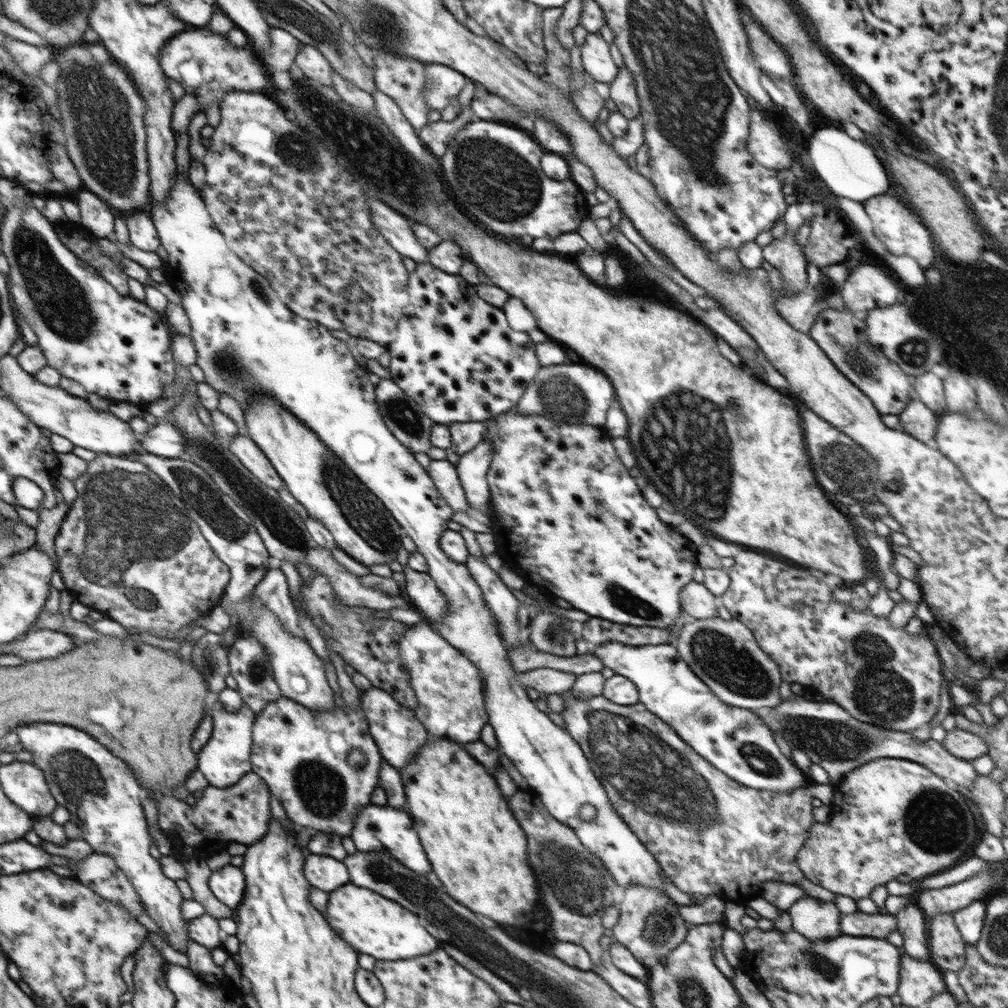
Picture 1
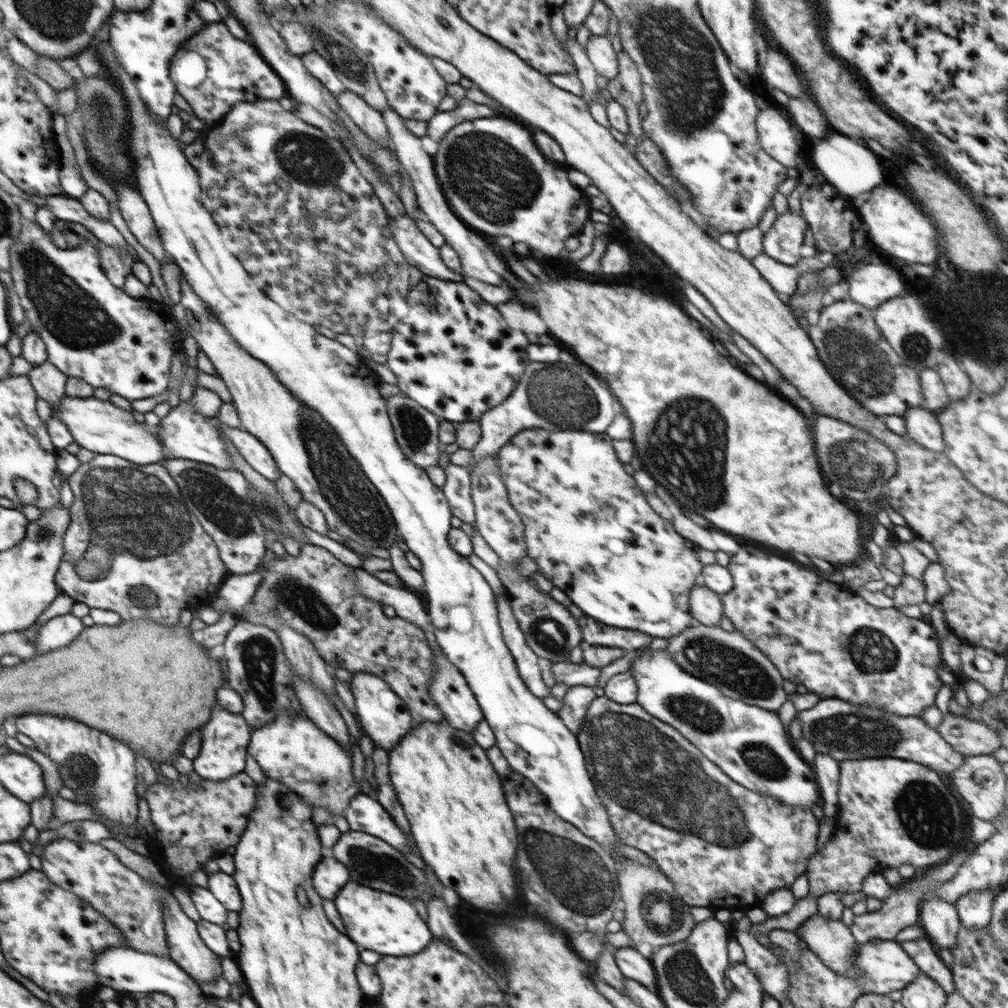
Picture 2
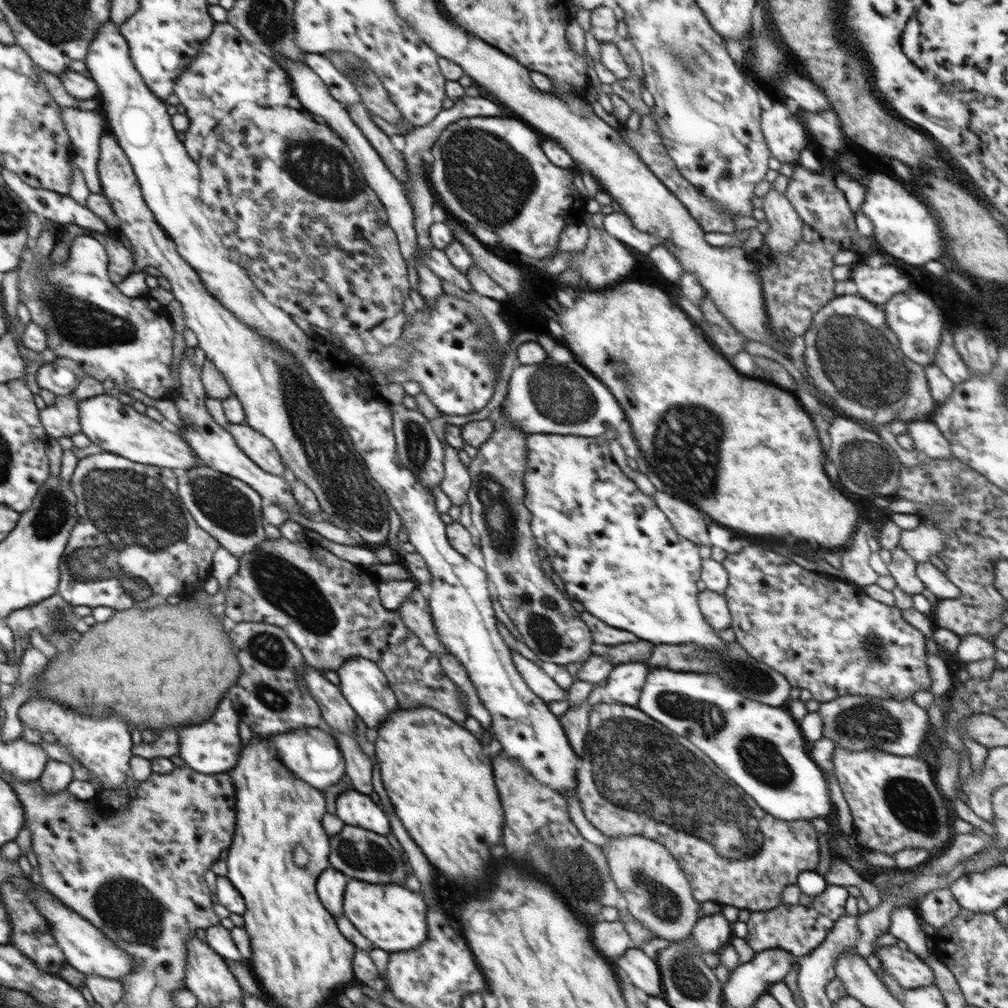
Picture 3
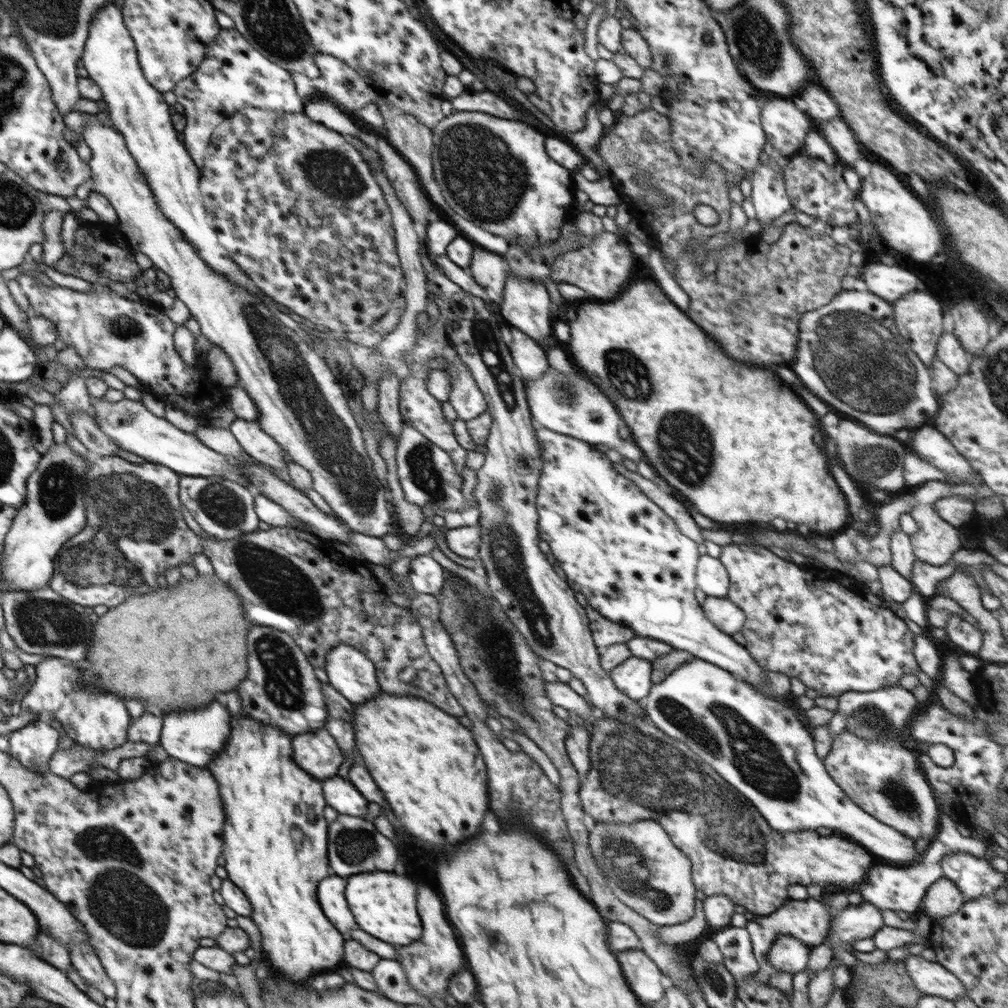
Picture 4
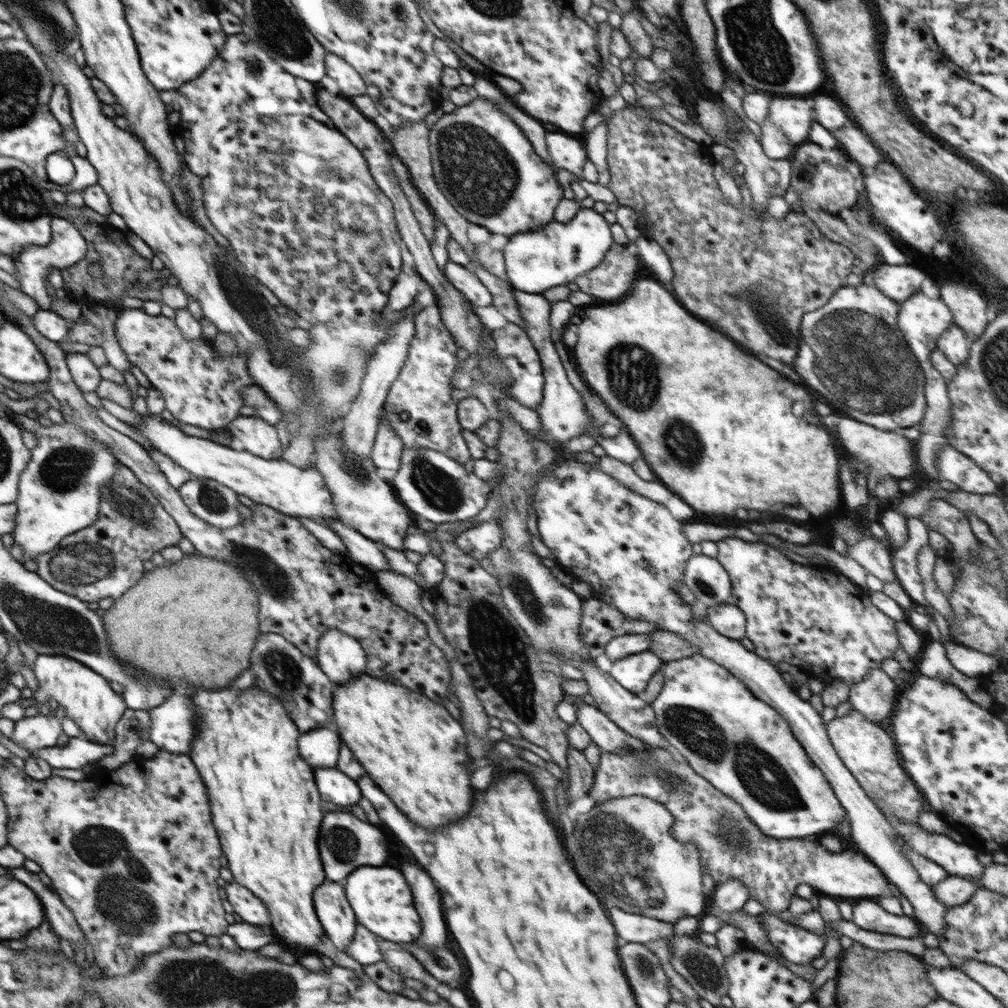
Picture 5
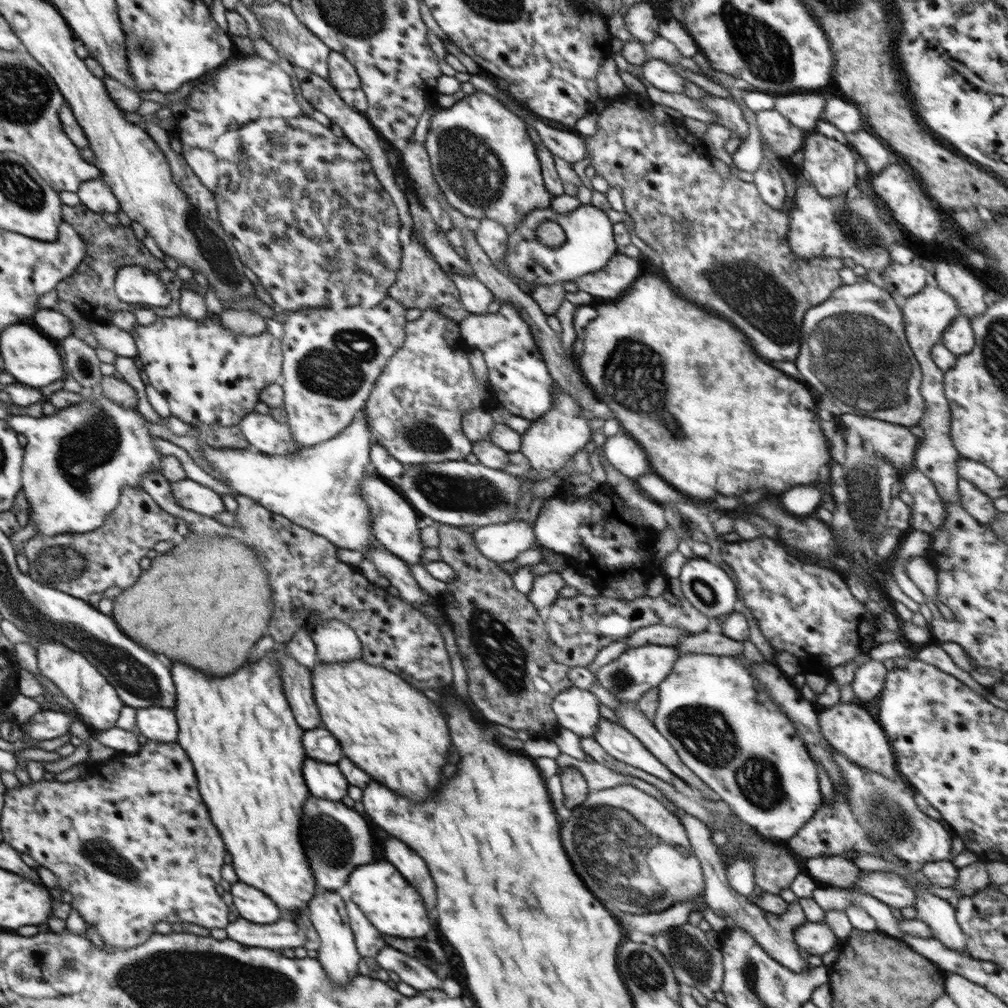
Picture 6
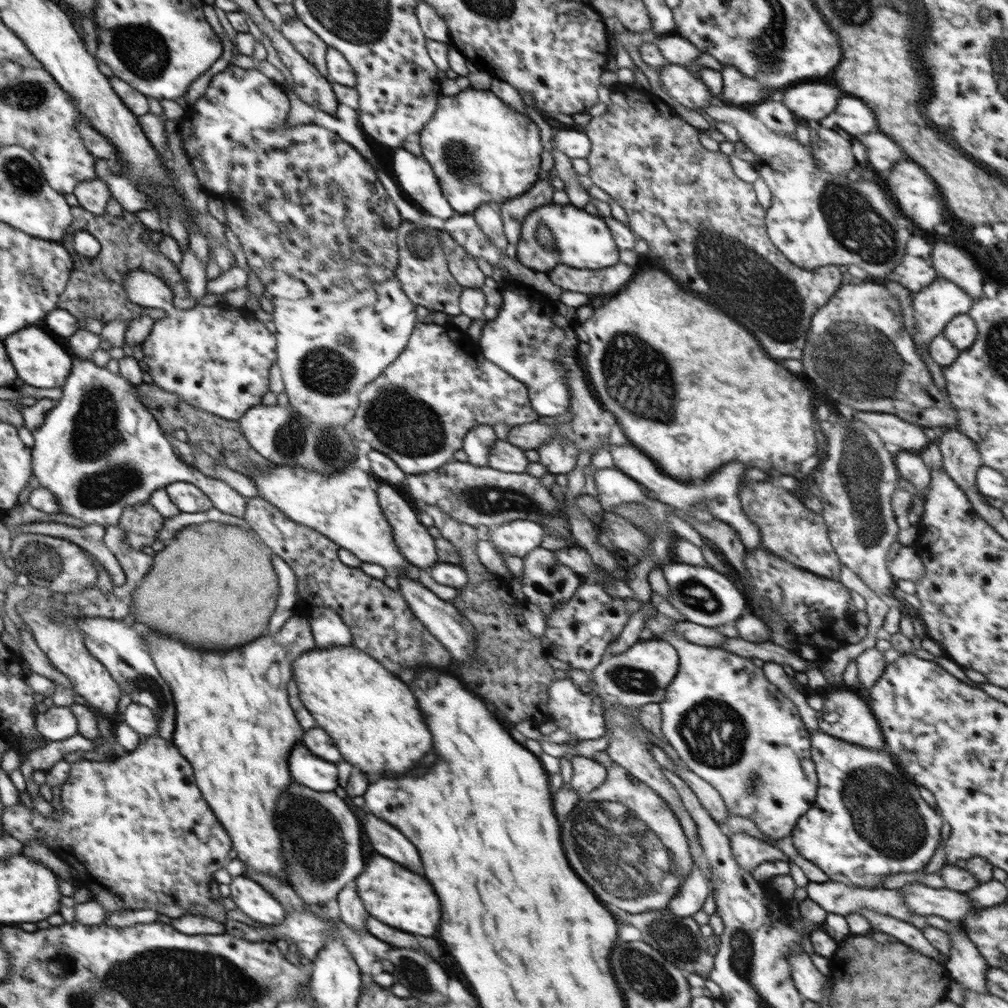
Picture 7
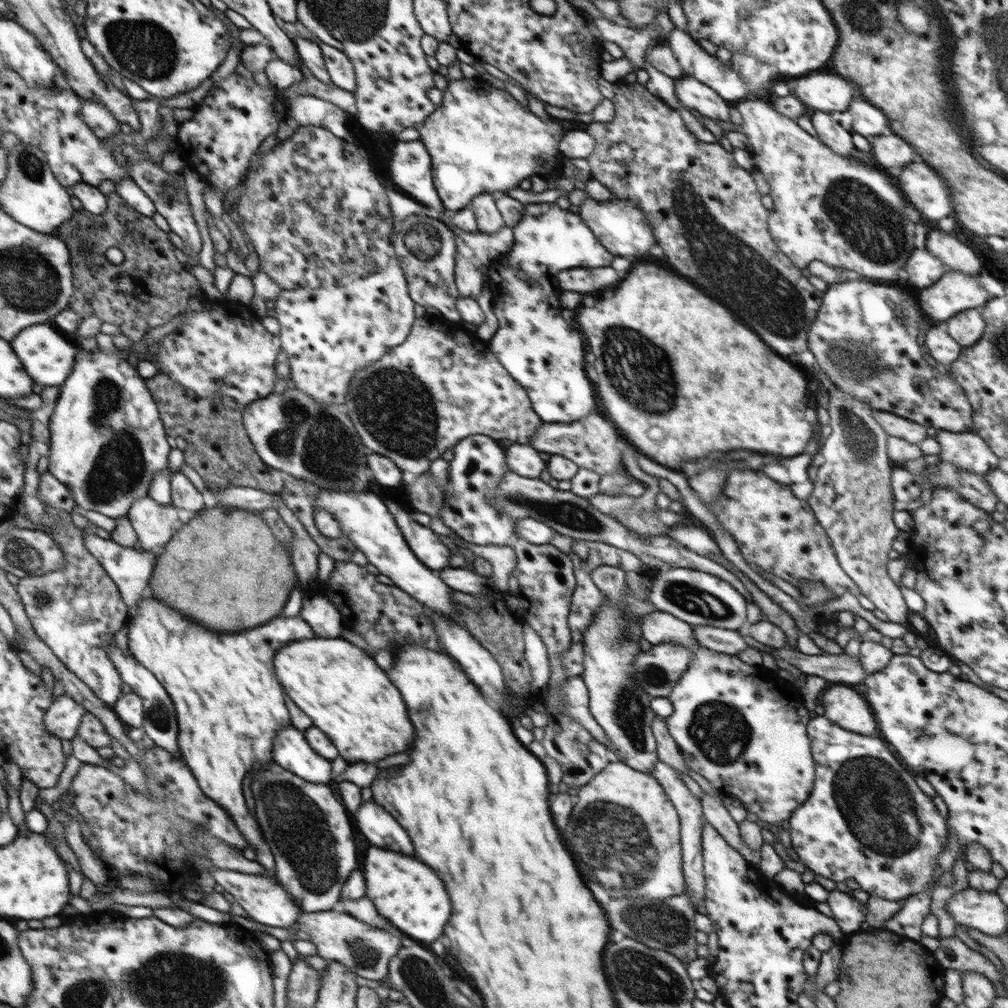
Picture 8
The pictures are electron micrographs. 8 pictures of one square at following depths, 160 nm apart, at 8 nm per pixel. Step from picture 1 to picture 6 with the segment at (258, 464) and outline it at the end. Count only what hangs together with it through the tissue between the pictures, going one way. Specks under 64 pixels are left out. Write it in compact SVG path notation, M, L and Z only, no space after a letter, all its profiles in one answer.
M253 411L237 425L250 448L265 455L289 455L300 450L287 423L276 421L271 413L261 414Z

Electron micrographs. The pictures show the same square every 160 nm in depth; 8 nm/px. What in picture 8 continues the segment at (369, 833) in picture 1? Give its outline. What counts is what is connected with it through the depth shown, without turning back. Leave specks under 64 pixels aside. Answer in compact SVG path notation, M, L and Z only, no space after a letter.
M280 730L274 742L274 762L296 776L314 784L326 785L332 780L332 764L308 745L303 731Z

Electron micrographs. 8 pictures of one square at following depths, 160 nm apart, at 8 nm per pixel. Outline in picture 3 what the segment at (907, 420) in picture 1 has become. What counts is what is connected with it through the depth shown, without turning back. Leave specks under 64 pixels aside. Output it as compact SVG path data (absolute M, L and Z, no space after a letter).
M910 421L907 434L914 440L915 450L926 459L954 458L950 443L934 422Z

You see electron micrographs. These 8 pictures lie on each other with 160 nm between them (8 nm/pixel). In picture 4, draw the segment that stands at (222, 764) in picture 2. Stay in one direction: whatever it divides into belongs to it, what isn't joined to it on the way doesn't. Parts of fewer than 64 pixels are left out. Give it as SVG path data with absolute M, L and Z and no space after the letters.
M212 702L194 712L170 712L164 716L159 746L174 758L189 765L204 767L224 749L230 738L230 714L220 702Z

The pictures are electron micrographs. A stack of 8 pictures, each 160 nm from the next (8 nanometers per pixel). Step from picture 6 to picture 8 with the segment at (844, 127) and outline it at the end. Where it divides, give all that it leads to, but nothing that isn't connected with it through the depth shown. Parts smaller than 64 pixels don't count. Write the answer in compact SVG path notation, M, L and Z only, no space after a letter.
M850 102L850 110L848 112L852 114L854 122L852 122L852 128L862 134L862 136L878 136L878 134L888 134L890 132L890 126L888 126L888 120L886 116L872 104L868 102Z

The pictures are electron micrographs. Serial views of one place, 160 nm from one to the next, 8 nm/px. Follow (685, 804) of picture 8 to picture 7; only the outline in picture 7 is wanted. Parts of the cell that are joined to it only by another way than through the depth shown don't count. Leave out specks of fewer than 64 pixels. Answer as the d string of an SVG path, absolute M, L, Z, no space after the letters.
M693 862L690 873L685 877L676 896L668 903L667 910L674 916L693 916L702 911L702 906L711 893L709 882L704 878L699 866Z

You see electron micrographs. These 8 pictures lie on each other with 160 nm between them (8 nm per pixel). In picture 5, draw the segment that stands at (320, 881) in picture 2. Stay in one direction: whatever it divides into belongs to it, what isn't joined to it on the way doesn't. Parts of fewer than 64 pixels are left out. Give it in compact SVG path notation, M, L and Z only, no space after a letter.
M324 882L313 893L314 908L325 935L337 950L348 954L352 942L356 918L346 900L342 883Z

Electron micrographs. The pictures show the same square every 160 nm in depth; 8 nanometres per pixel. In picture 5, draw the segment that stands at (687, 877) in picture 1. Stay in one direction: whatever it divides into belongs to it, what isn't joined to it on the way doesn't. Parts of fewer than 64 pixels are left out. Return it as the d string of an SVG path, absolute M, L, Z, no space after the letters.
M666 742L668 745L668 749L660 750L660 749L652 749L650 746L645 747L650 751L650 753L645 753L644 750L635 750L632 755L617 755L616 753L610 752L602 752L601 759L599 760L599 764L597 769L595 770L595 784L592 786L592 789L589 791L589 796L592 797L592 800L597 804L601 802L606 802L607 800L612 800L613 798L626 798L628 796L639 794L640 796L644 795L644 798L655 799L656 802L661 802L673 815L675 815L675 824L672 826L672 830L674 830L674 838L678 842L690 842L694 843L694 845L700 849L700 864L701 864L701 872L708 872L710 874L710 878L712 878L715 885L722 884L731 878L735 878L740 882L746 885L746 888L749 890L749 898L752 900L758 900L766 910L770 910L770 912L782 912L788 908L790 901L795 896L795 888L799 884L808 884L812 888L814 888L818 894L824 894L828 896L832 896L835 898L859 898L859 899L873 899L877 900L881 896L896 896L899 898L902 895L897 887L892 884L886 877L885 874L881 872L881 870L863 853L859 853L850 847L842 847L840 852L830 852L826 850L826 847L817 840L817 837L810 836L804 837L803 839L780 839L776 840L776 838L770 838L770 836L766 836L763 832L758 830L758 826L744 814L744 810L740 808L739 804L736 802L732 802L726 794L716 794L716 790L712 790L712 784L708 782L708 780L704 780L704 777L701 777L699 774L696 774L690 765L685 765L684 762L678 761L677 753L675 753L672 749L672 746Z

